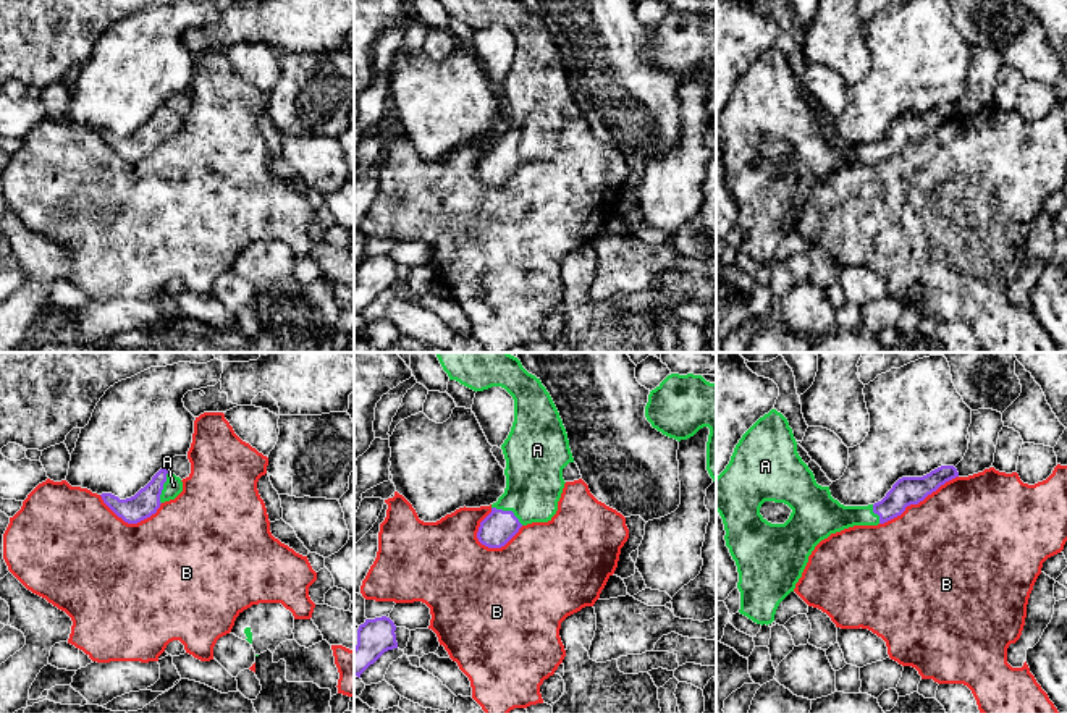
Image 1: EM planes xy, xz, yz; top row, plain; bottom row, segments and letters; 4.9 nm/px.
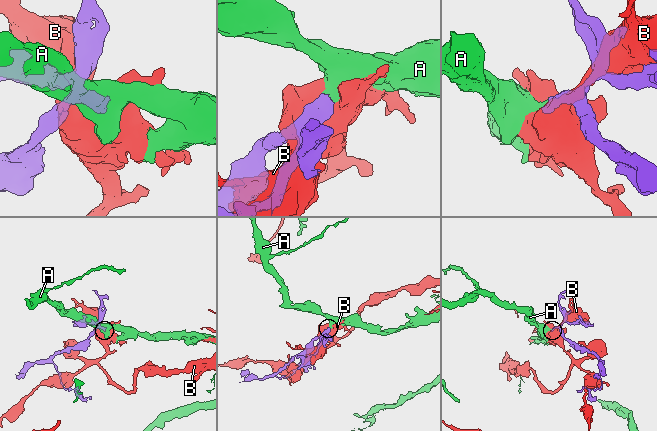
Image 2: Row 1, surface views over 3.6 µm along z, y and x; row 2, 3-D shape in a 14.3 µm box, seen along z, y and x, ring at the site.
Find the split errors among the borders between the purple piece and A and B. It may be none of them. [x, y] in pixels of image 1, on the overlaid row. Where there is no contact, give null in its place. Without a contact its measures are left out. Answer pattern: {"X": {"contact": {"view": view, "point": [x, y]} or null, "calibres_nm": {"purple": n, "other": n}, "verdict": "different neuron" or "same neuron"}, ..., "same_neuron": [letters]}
{"A": {"contact": {"view": "xz", "point": [508, 511]}, "calibres_nm": {"purple": 170, "other": 280}, "verdict": "same neuron"}, "B": {"contact": {"view": "yz", "point": [919, 502]}, "calibres_nm": {"purple": 140, "other": 500}, "verdict": "different neuron"}, "same_neuron": ["A"]}

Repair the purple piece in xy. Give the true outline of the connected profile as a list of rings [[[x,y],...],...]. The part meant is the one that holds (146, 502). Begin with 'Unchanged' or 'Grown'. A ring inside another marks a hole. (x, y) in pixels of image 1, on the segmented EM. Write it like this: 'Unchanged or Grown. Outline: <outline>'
Grown. Outline: [[[160,469],[134,496],[120,500],[102,493],[103,503],[124,522],[137,524],[157,513],[162,503],[175,500],[183,492],[183,482],[173,472]]]

